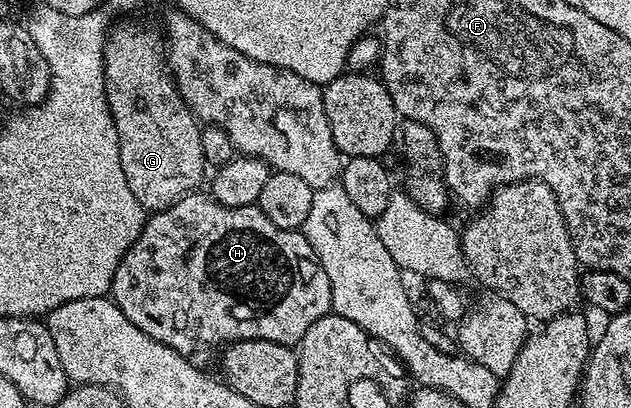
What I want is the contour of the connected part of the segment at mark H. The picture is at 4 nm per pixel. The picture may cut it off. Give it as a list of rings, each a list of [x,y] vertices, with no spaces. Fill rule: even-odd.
[[[194,192],[183,196],[174,206],[156,211],[146,221],[135,244],[131,244],[131,248],[123,256],[119,268],[115,268],[111,291],[113,301],[121,309],[123,316],[127,316],[127,320],[131,320],[131,324],[135,324],[143,332],[147,332],[147,336],[167,344],[173,350],[178,350],[184,355],[188,355],[189,350],[196,348],[200,338],[205,342],[221,342],[220,344],[245,340],[267,340],[290,348],[296,347],[303,340],[307,330],[333,309],[331,280],[327,280],[327,272],[323,272],[323,264],[318,260],[316,252],[313,251],[301,230],[275,228],[275,224],[271,224],[271,220],[267,220],[267,216],[263,216],[263,212],[256,204],[243,208],[227,208],[215,201],[208,193],[201,193]]]

